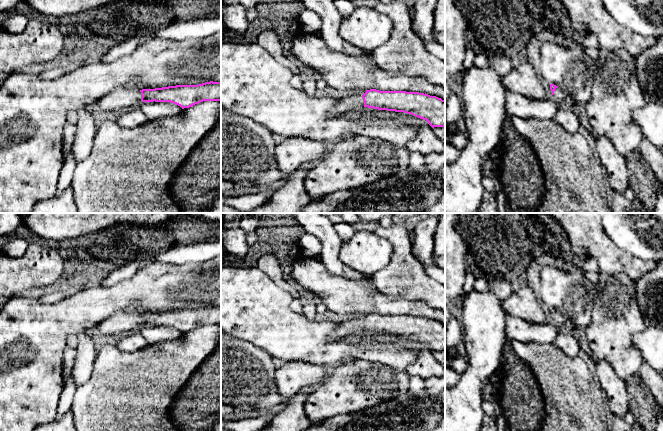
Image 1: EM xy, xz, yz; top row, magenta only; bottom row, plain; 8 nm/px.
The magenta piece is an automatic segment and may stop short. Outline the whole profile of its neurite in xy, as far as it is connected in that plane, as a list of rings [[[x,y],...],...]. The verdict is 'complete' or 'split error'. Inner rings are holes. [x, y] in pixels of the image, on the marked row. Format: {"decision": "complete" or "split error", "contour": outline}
{"decision": "split error", "contour": [[[221,82],[176,85],[155,89],[120,87],[98,100],[99,111],[122,113],[138,108],[141,102],[170,102],[182,109],[203,101],[221,101]]]}

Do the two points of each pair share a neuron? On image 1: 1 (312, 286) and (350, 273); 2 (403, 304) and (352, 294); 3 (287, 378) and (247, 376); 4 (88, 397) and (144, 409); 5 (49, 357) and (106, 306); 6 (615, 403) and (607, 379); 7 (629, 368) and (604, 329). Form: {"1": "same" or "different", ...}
{"1": "different", "2": "same", "3": "different", "4": "same", "5": "same", "6": "same", "7": "same"}

